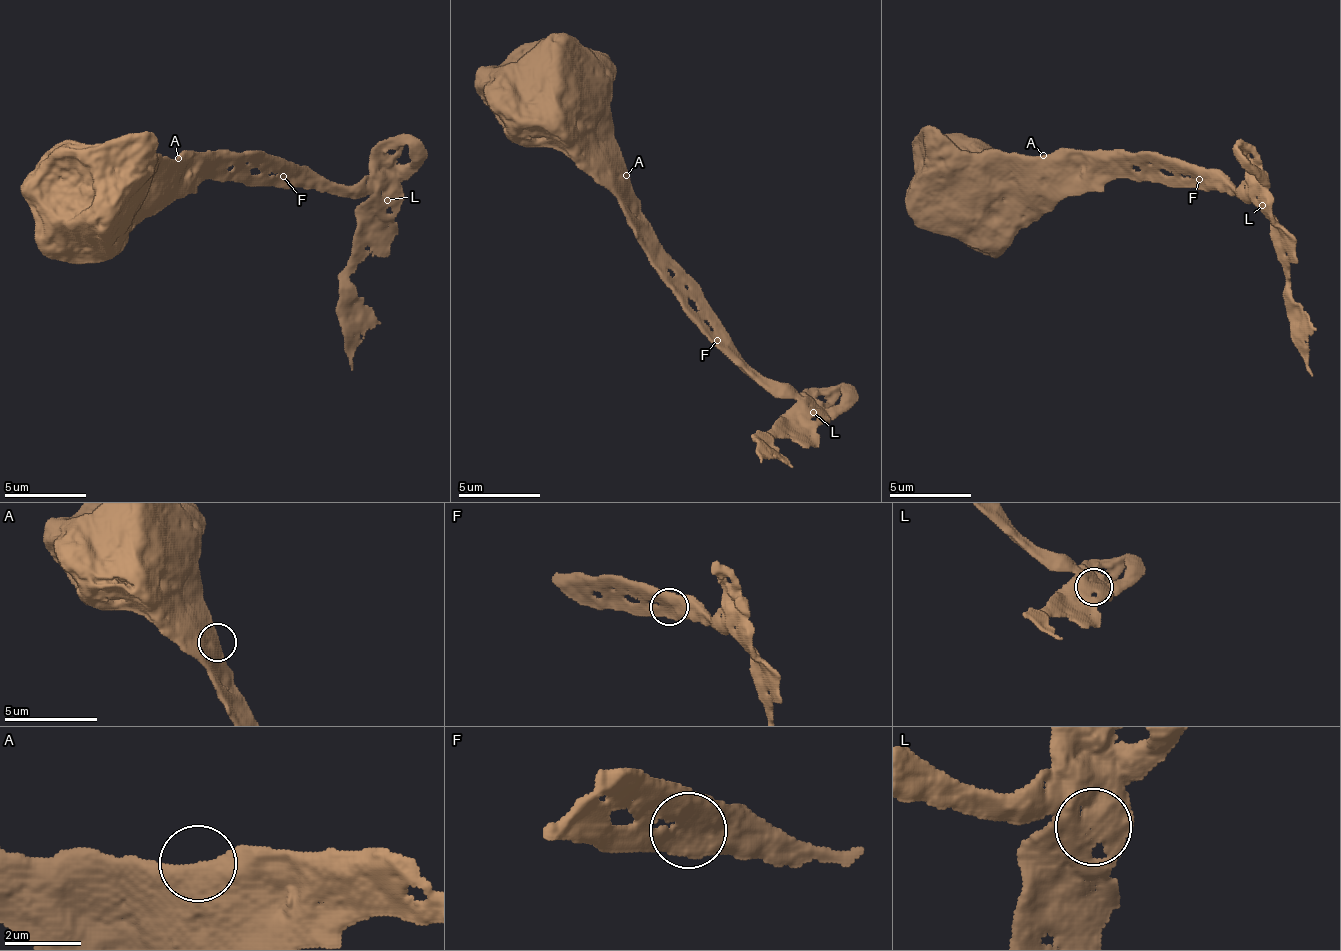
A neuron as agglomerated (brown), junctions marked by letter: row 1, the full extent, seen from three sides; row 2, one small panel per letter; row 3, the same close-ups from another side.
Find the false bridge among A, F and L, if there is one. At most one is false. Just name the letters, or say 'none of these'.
none of these

